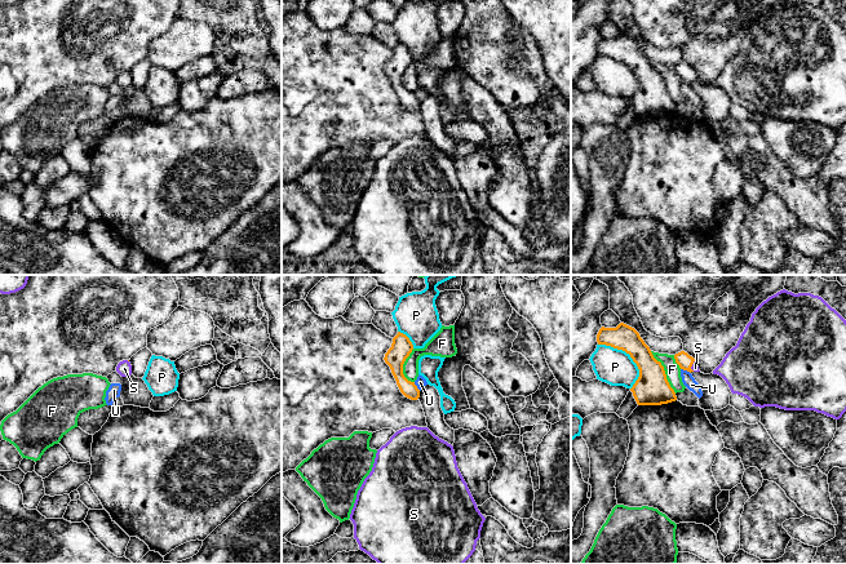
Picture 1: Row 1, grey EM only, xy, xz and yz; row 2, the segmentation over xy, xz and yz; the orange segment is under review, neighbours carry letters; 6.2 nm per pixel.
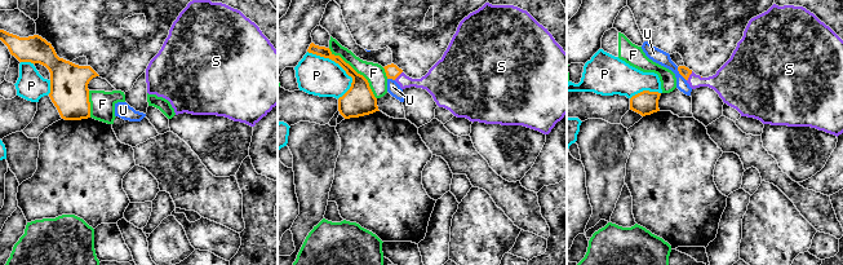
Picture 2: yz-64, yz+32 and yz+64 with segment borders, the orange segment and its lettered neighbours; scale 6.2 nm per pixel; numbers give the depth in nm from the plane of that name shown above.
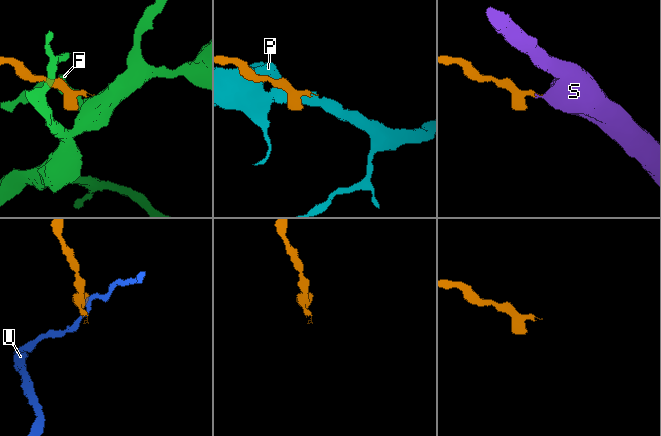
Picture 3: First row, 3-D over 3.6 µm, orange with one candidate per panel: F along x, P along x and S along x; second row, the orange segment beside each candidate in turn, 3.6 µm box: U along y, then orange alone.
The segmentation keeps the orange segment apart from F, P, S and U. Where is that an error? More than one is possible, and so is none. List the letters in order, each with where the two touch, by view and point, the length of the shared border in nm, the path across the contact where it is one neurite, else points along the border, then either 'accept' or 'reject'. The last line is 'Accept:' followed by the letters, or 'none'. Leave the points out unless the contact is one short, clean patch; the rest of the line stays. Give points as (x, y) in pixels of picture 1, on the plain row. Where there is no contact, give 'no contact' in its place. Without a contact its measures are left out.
F: meets orange in yz at (664, 83); contact 300 nm long; reject
P: meets orange in yz at (630, 67); contact 360 nm long; reject
S: meets orange in yz at (691, 76); contact 70 nm long; runs through yz (685, 72), (691, 76), (695, 79); accept
U: meets orange in yz at (686, 80); contact 70 nm long; border along yz (681, 79), (690, 84); reject
Accept: S

